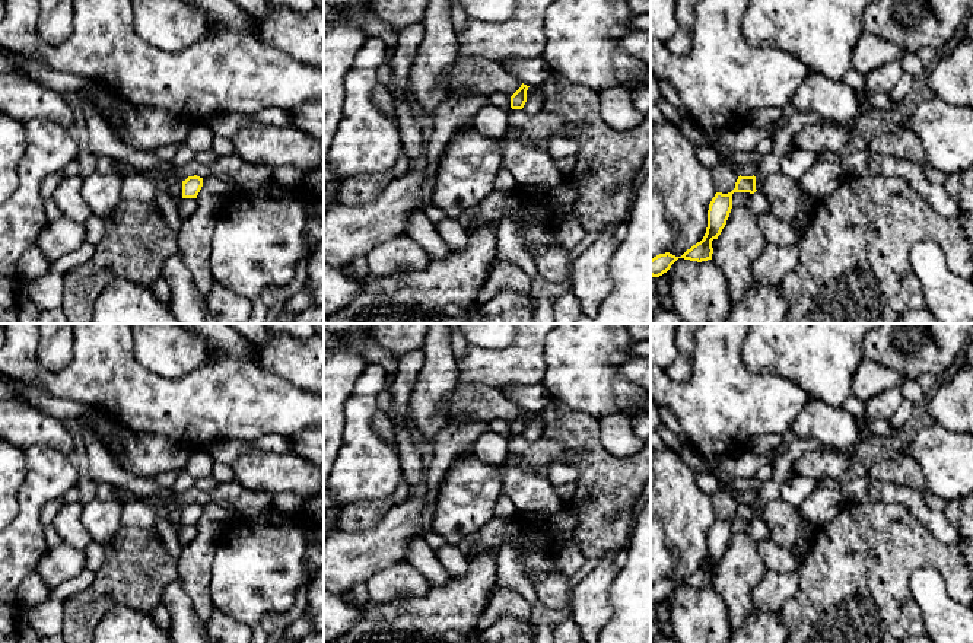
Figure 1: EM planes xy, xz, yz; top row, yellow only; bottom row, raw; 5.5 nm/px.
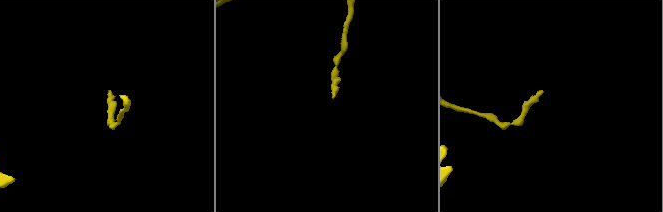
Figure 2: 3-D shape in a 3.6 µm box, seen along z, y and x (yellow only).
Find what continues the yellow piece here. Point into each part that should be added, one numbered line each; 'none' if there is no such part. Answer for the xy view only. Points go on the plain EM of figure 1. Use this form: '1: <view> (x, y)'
none

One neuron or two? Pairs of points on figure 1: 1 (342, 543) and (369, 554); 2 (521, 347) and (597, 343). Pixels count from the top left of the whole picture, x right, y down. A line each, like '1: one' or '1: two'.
1: one
2: two

